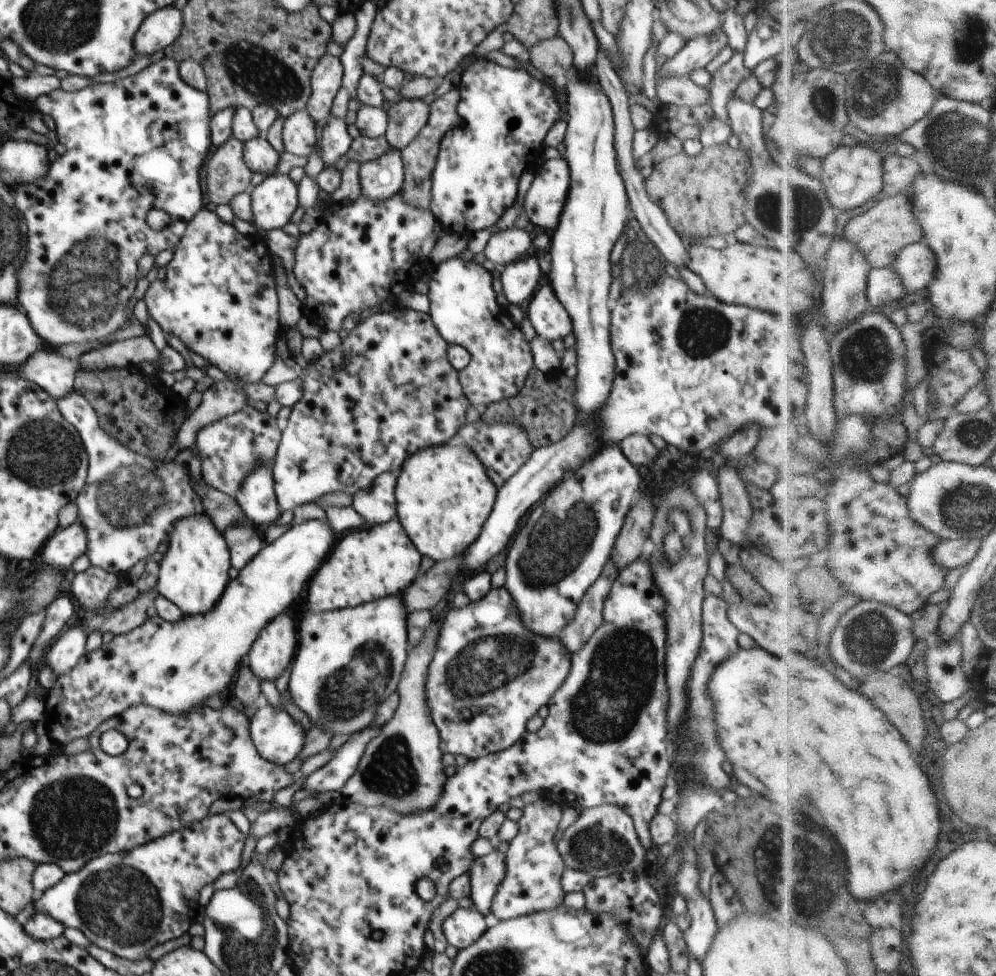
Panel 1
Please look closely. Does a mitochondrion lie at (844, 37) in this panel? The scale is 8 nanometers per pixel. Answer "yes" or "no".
yes

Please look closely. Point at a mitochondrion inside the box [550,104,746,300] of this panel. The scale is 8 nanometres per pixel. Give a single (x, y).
(631, 253)

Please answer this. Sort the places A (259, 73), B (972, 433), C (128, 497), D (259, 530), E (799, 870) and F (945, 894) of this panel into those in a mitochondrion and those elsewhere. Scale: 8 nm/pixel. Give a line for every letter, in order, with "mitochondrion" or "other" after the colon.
A: mitochondrion
B: mitochondrion
C: mitochondrion
D: other
E: mitochondrion
F: other

